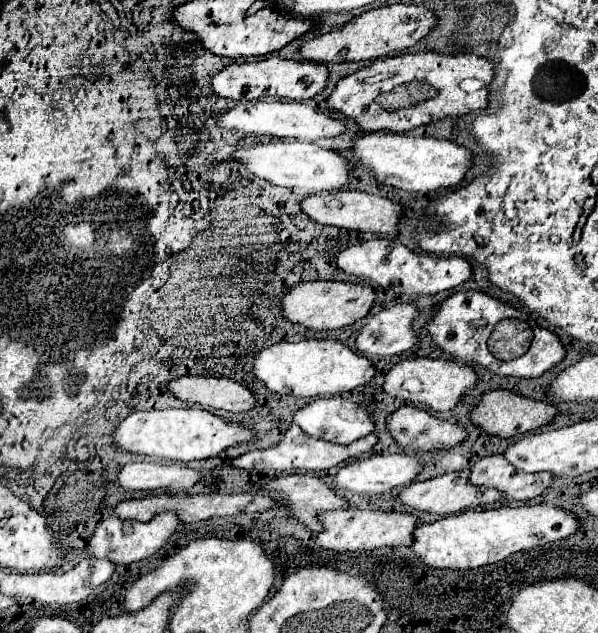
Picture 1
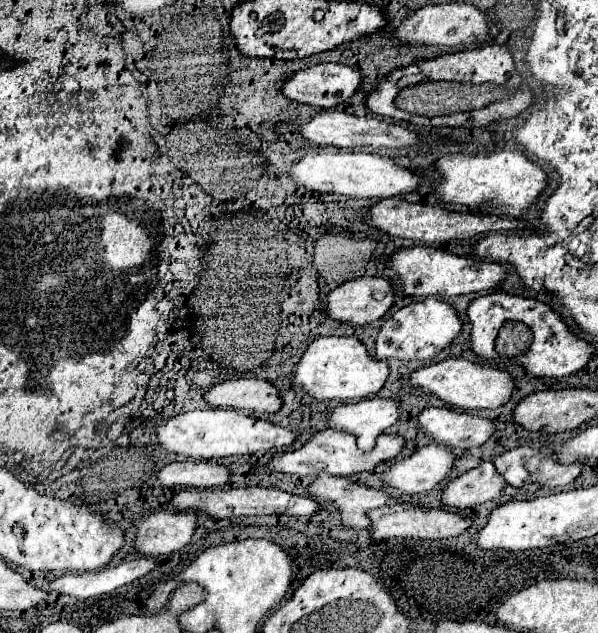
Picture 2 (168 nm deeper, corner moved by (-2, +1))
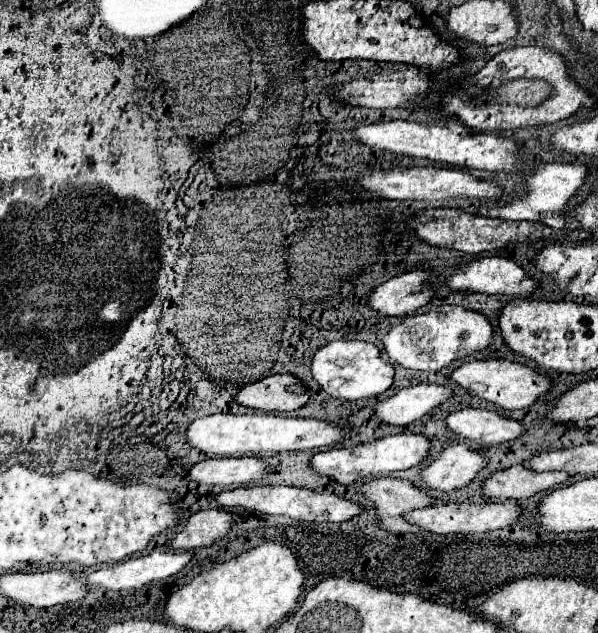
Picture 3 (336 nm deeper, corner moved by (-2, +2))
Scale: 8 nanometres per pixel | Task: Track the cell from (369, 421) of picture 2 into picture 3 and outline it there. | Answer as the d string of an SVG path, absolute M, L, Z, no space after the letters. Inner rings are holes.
M420 383L398 391L396 395L384 399L374 417L390 423L390 425L408 425L430 413L434 407L442 405L454 395L454 387L436 385L436 383Z

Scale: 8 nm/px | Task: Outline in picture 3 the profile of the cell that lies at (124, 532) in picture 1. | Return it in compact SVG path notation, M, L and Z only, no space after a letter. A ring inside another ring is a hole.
M224 509L198 511L186 521L186 531L178 533L170 541L170 547L176 551L210 547L232 529L234 521L236 521L236 515L228 513Z

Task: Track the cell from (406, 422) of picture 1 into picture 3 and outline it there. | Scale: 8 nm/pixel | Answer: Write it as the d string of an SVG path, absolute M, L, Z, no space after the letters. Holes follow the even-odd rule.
M480 407L456 411L446 419L446 423L456 435L466 437L470 441L482 441L488 445L514 441L526 431L524 425L520 425L516 419L508 419L498 415L496 411Z

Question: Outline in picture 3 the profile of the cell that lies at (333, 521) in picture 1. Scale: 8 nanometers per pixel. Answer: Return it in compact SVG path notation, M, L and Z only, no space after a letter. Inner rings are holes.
M482 501L482 503L444 503L426 509L416 509L410 511L406 519L432 533L450 535L450 533L480 533L480 531L504 529L508 525L518 523L520 515L522 515L522 507L518 501Z

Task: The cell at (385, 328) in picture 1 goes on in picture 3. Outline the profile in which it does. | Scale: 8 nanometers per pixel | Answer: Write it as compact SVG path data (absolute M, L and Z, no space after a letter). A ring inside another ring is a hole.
M434 305L430 313L406 317L400 325L392 327L384 337L384 347L388 357L406 369L440 371L456 359L466 359L468 355L488 349L492 337L494 327L482 313L458 305Z

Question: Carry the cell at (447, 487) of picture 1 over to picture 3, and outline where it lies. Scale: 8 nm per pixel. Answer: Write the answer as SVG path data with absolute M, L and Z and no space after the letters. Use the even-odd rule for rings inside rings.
M514 465L506 471L494 473L484 483L484 495L490 499L528 499L542 491L554 489L568 479L564 471L546 471L536 473L524 465Z

